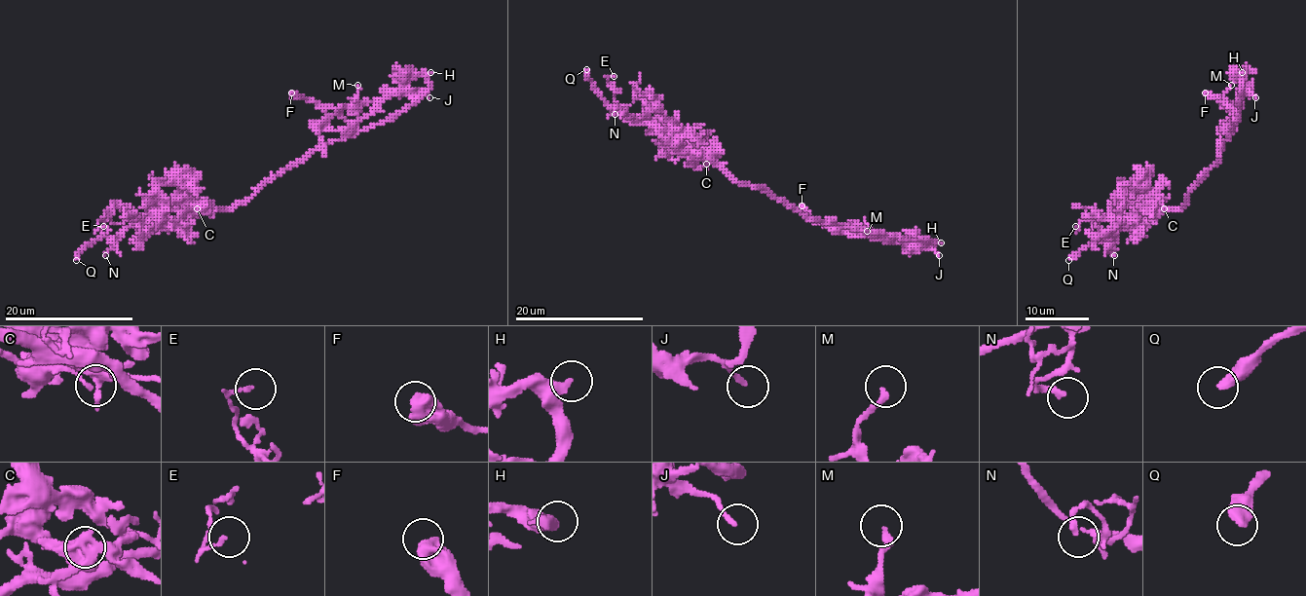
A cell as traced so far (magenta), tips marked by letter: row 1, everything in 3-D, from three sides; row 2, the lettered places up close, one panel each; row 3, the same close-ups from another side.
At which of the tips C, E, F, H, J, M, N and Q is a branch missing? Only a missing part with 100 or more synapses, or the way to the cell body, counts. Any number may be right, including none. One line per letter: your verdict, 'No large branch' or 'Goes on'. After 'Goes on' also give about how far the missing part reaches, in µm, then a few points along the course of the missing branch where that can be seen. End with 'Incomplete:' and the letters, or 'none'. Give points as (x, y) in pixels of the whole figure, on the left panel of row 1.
C: No large branch
E: No large branch
F: No large branch
H: No large branch
J: No large branch
M: No large branch
N: No large branch
Q: Goes on. Missing length about 30 µm. Course of what is missing: (76, 260), (86, 268), (53, 296), (31, 279), (7, 276), (4, 271)
Incomplete: Q

